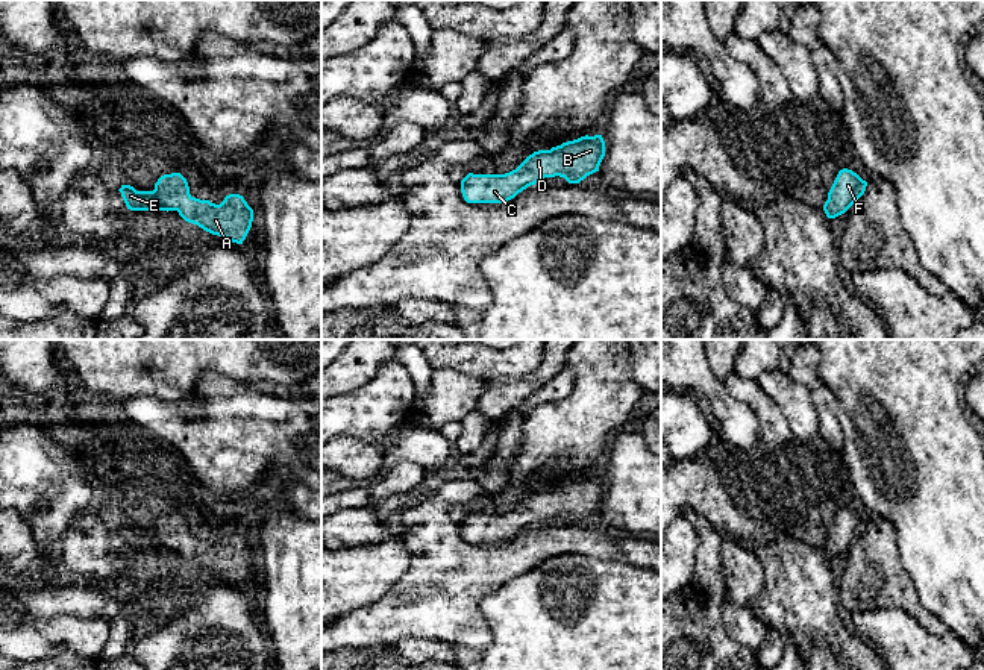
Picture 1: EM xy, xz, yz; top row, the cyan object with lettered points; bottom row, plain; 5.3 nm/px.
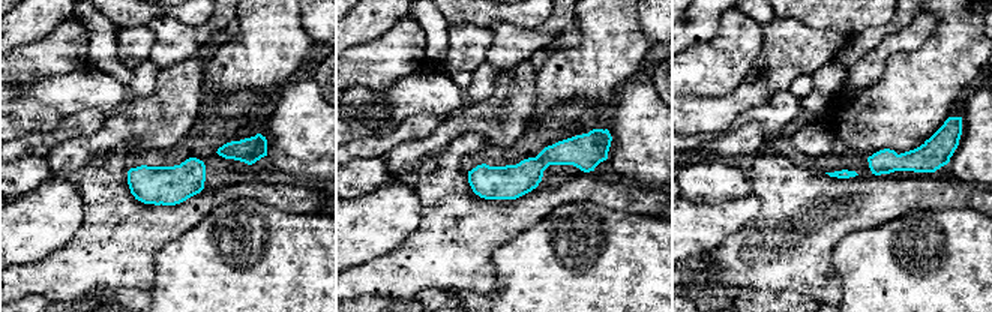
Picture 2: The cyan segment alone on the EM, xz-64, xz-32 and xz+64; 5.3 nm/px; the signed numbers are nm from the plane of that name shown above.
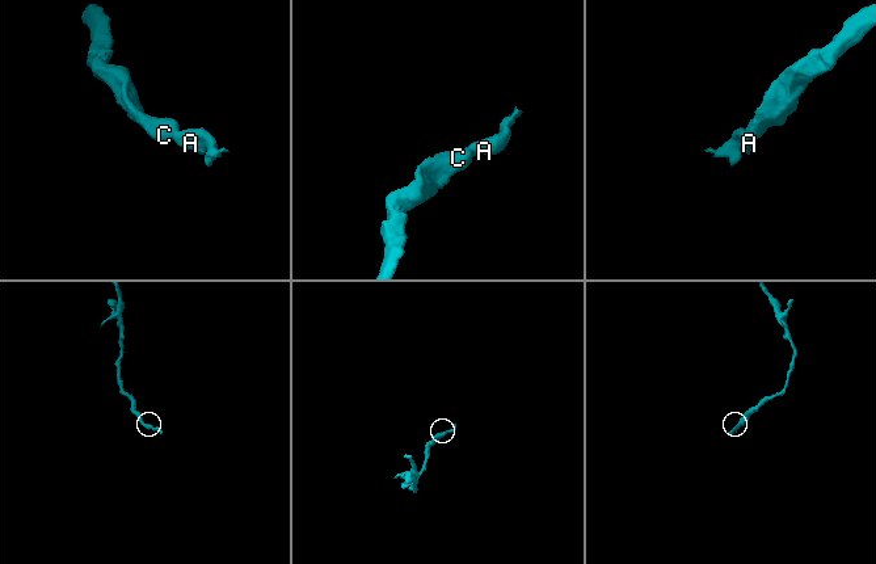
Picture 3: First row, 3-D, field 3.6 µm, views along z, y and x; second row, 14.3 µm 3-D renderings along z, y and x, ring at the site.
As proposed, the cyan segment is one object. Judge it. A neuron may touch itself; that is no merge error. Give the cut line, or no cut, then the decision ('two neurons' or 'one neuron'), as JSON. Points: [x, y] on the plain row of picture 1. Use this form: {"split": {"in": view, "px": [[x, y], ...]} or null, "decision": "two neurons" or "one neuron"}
{"split": null, "decision": "one neuron"}

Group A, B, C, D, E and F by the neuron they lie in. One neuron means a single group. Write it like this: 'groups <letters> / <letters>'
groups A B C D E F

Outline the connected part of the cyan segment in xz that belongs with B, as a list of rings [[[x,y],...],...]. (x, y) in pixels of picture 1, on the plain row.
[[[602,474],[581,476],[550,490],[529,494],[516,509],[505,514],[473,514],[461,520],[461,532],[467,543],[503,543],[544,517],[564,517],[579,523],[599,511],[605,496]]]

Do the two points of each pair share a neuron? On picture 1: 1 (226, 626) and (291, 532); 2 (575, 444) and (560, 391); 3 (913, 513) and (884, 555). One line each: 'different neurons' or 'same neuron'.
1: different neurons
2: different neurons
3: different neurons

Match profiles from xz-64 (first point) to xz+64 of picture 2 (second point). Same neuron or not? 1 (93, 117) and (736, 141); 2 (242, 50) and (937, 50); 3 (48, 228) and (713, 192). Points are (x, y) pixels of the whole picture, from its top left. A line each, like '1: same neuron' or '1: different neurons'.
1: same neuron
2: same neuron
3: different neurons

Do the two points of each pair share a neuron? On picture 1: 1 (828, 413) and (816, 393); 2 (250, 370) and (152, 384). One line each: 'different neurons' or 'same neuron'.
1: same neuron
2: same neuron

